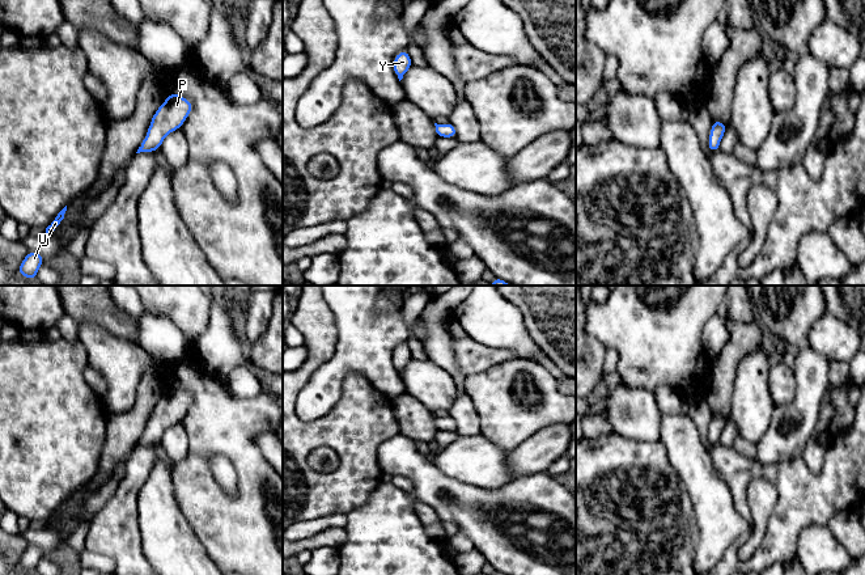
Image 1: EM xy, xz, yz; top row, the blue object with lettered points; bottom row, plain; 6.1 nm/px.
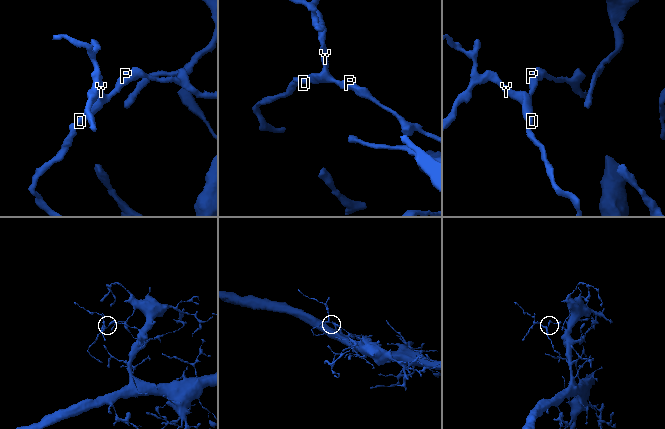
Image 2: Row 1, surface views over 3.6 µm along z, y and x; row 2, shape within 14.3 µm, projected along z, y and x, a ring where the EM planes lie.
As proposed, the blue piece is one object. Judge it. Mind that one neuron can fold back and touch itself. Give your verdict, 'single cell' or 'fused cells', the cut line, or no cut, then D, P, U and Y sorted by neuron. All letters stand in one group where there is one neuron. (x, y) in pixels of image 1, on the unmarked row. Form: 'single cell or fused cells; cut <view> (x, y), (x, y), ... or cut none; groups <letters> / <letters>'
single cell; cut none; groups D P U Y

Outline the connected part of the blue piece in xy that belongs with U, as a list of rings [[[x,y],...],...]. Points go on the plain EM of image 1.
[[[29,545],[17,565],[25,571],[35,572],[37,565],[43,555],[44,551],[42,549],[35,545]]]

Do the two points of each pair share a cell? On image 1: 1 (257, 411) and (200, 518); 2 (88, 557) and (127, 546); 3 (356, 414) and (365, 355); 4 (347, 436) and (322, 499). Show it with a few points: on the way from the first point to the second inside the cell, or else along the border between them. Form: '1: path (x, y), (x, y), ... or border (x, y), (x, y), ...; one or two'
1: path (228, 430), (200, 457), (200, 489); one
2: border (85, 549), (105, 554), (114, 561); two
3: border (385, 396), (360, 375), (348, 373), (339, 397); two
4: path (347, 452), (347, 474), (338, 483); one

